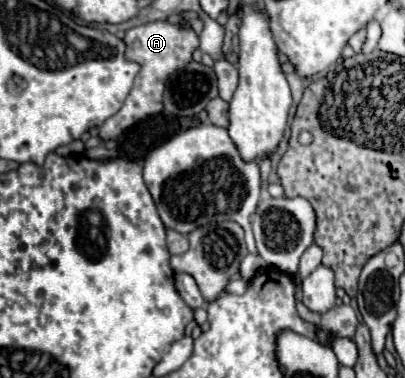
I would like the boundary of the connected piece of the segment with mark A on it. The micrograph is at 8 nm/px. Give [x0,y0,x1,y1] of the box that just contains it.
[100,19,200,141]

